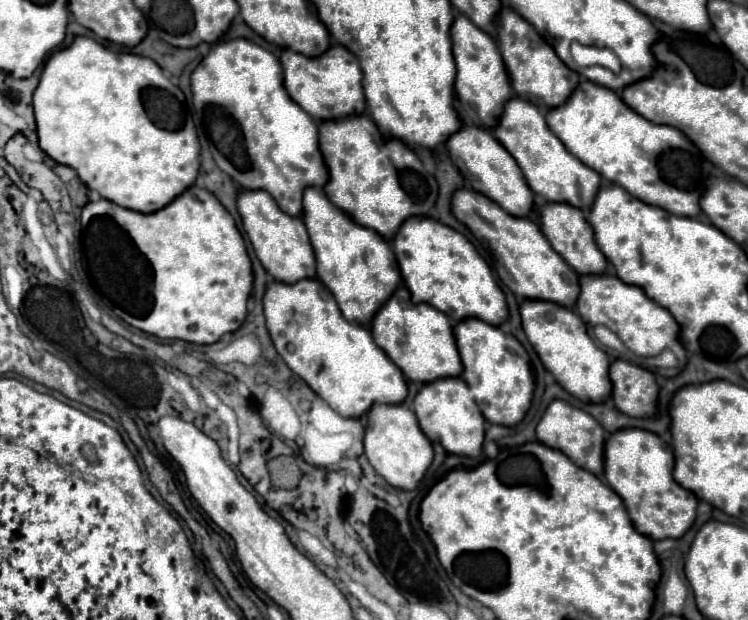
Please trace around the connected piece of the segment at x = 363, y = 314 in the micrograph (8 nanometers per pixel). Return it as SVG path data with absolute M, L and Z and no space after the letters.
M318 187L304 191L302 217L316 253L318 279L334 293L334 299L338 301L338 307L348 321L370 325L376 311L392 297L394 289L402 281L392 245L378 237L378 233L372 229L352 223Z

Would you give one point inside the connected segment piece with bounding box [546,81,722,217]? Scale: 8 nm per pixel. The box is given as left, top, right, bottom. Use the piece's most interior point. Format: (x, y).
(656, 163)

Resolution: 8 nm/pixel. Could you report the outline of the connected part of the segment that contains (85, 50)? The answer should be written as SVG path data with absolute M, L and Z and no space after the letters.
M76 37L68 49L56 51L48 59L38 89L34 91L34 113L40 147L56 163L72 167L82 183L88 189L98 191L104 199L138 213L154 213L192 187L200 169L200 143L196 127L190 117L184 121L180 101L168 91L176 91L176 85L170 83L170 79L152 59L132 53L116 53L90 37Z

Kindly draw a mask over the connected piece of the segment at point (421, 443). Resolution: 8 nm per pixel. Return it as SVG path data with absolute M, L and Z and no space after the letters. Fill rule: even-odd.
M378 403L368 413L368 427L364 437L364 449L370 465L382 475L392 487L402 491L412 491L424 479L428 467L434 459L434 449L428 437L418 429L414 413L402 405Z

